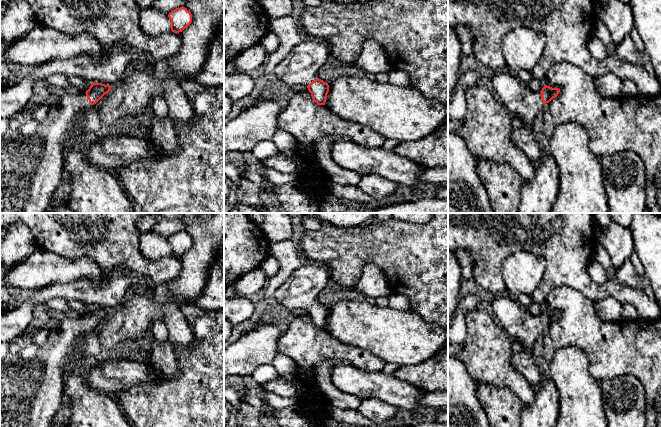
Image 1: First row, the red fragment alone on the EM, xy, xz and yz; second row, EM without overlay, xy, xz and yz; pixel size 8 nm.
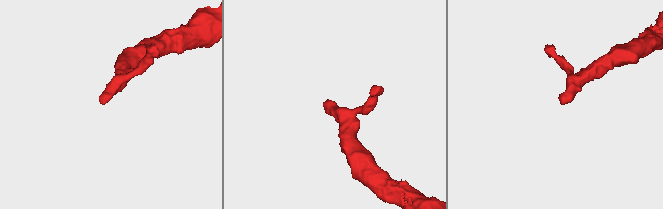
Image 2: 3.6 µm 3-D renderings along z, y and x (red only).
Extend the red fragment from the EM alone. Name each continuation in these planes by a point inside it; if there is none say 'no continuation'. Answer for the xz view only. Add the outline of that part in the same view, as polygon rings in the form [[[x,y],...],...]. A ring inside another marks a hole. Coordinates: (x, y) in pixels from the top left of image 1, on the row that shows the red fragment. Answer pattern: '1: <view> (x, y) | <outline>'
1: xz (301, 66) | [[[311,39],[302,41],[275,68],[279,82],[287,87],[308,86],[318,78],[318,72],[331,55],[328,42]]]

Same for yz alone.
1: yz (523, 103) | [[[499,72],[491,80],[499,101],[523,121],[526,129],[533,130],[536,115],[544,106],[540,91],[533,92],[516,75],[507,72]]]

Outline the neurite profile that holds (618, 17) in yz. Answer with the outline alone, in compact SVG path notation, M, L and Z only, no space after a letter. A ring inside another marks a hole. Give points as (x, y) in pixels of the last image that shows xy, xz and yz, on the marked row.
M609 0L606 3L600 2L596 20L607 26L615 45L630 35L634 27L633 12L630 4L619 0Z

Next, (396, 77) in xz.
M391 70L389 72L389 83L401 87L411 86L411 80L403 70Z

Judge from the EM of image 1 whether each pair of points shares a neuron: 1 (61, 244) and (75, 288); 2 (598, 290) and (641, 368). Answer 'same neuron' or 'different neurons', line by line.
1: same neuron
2: different neurons

